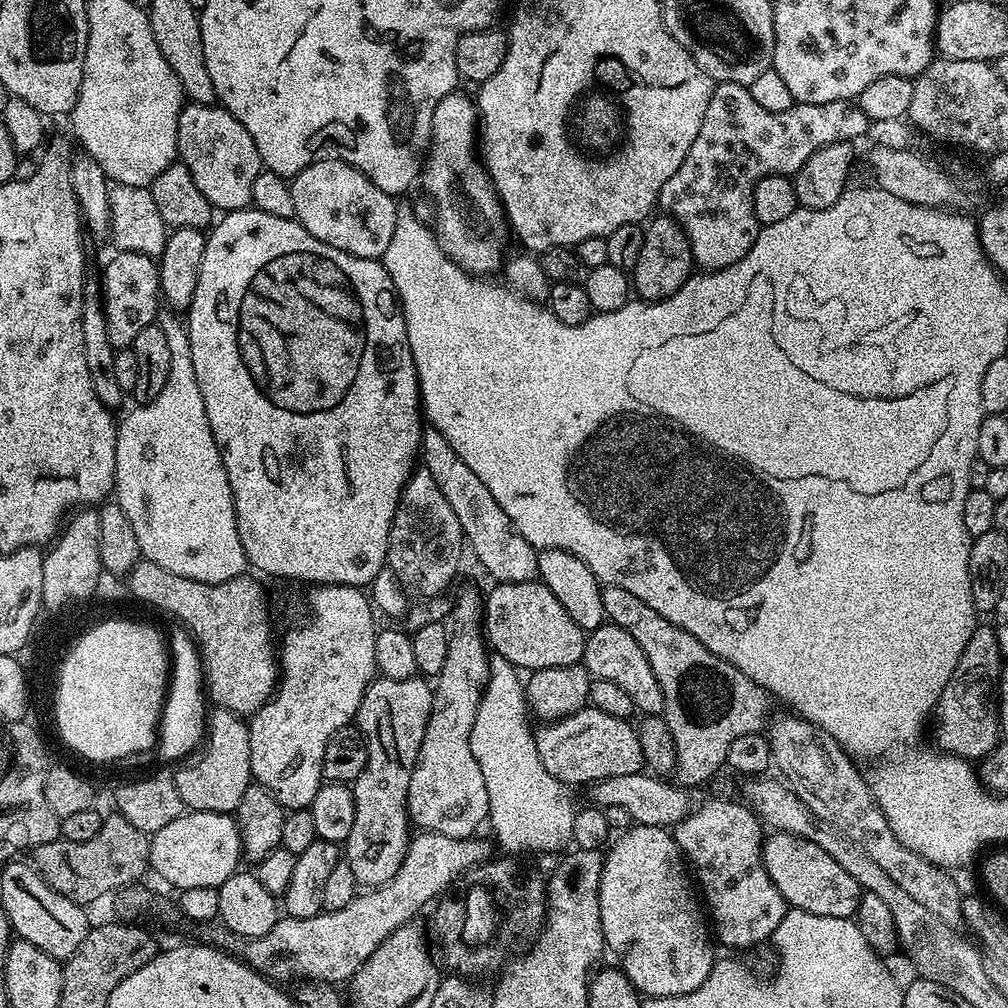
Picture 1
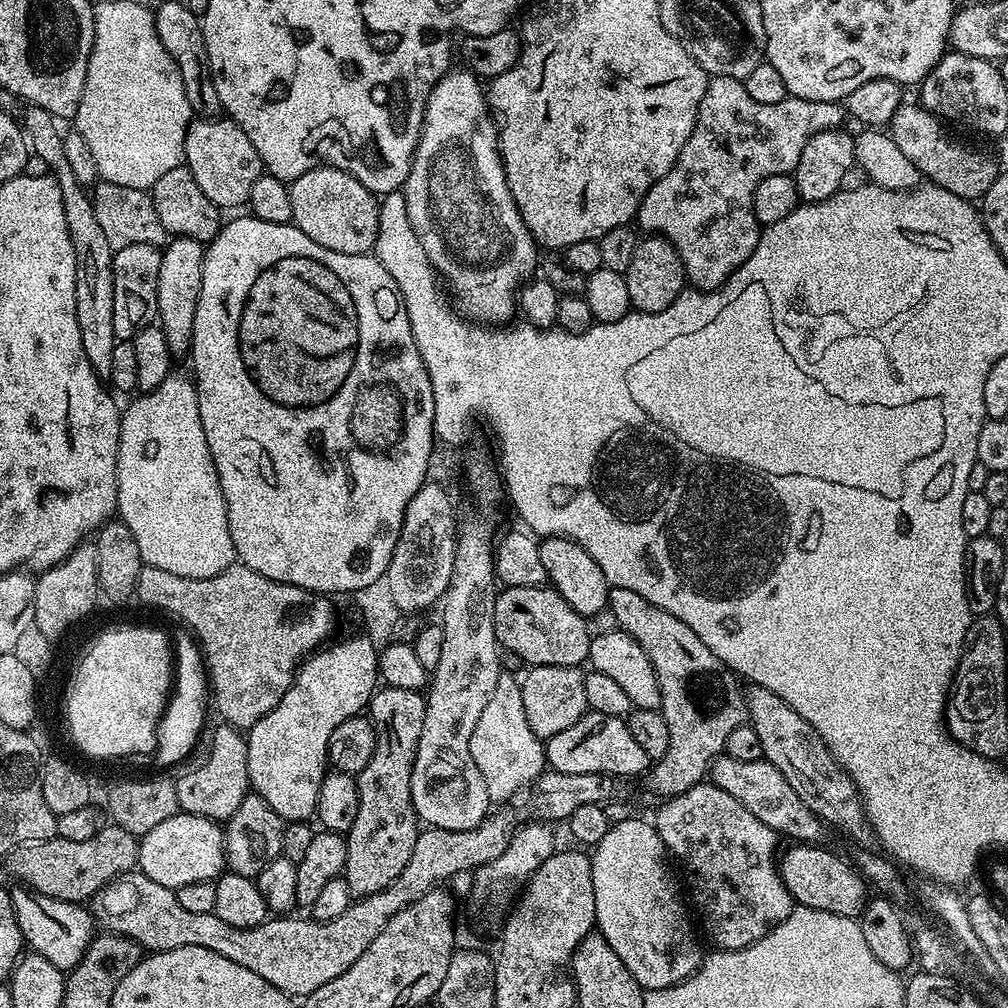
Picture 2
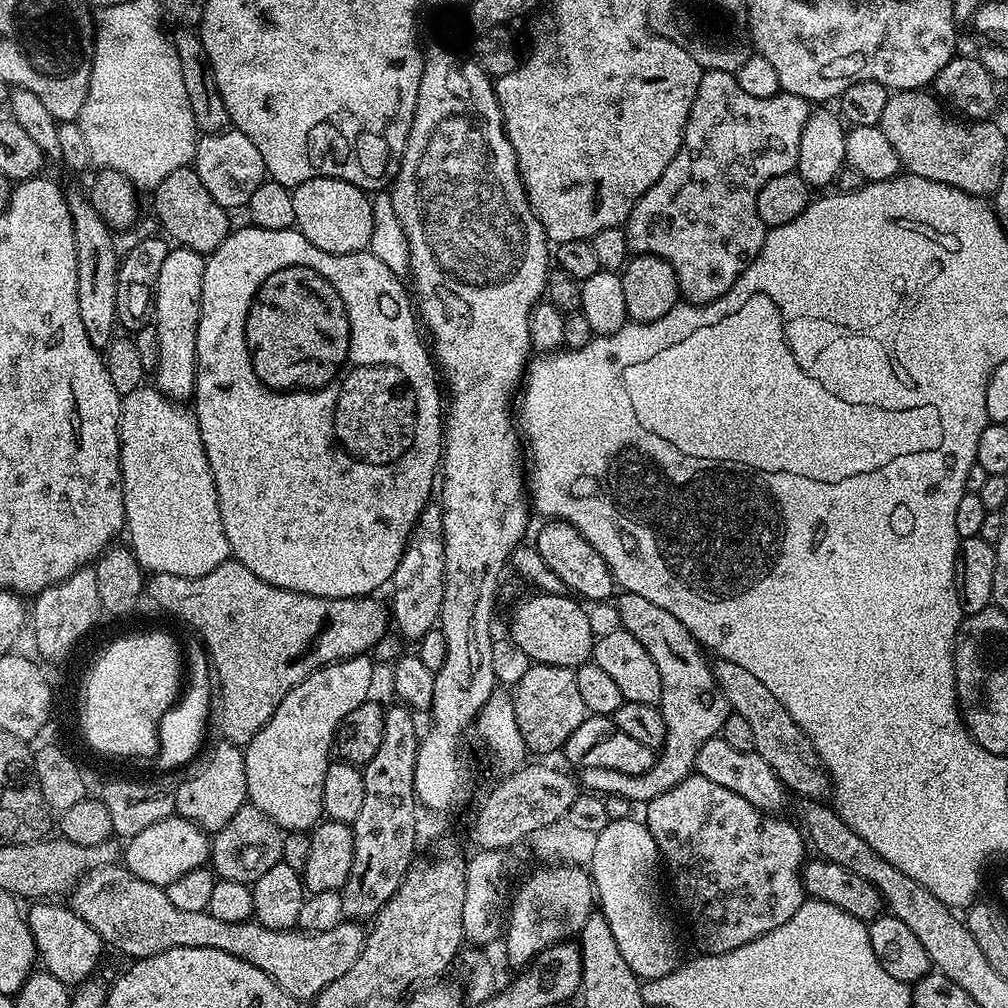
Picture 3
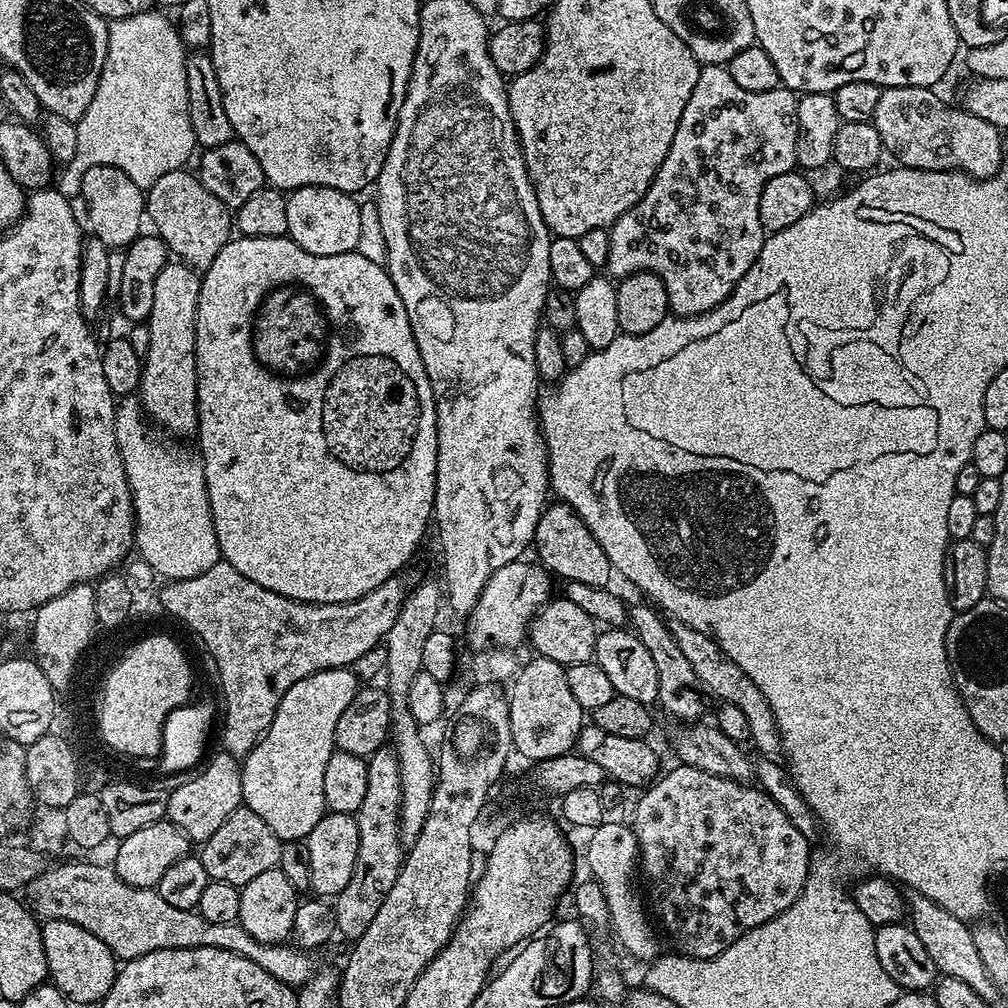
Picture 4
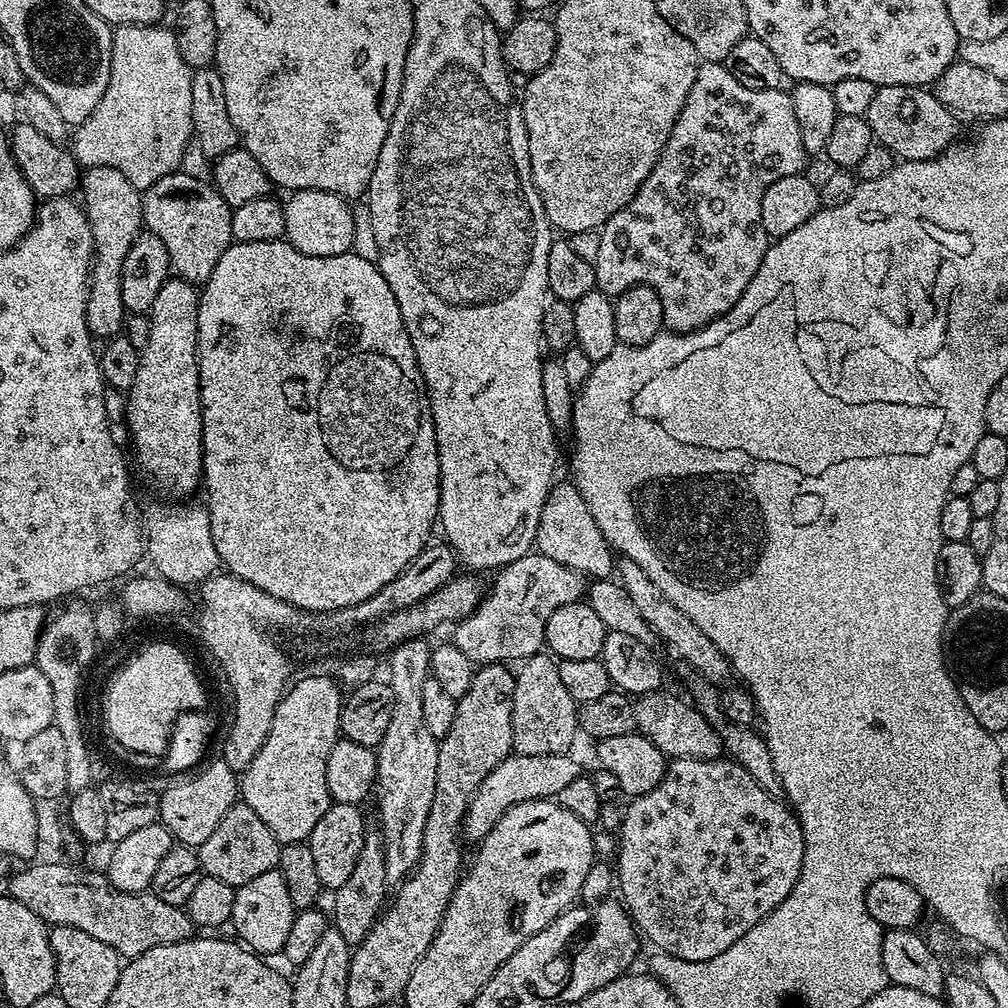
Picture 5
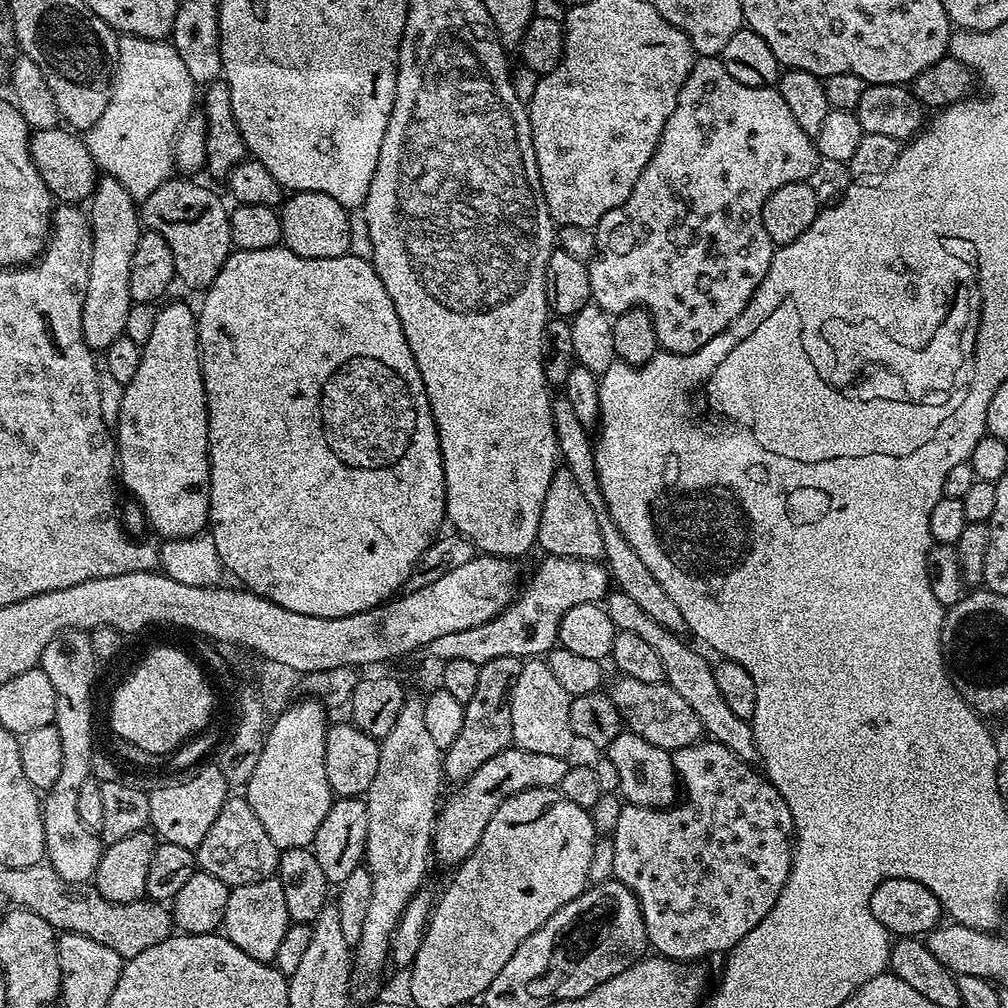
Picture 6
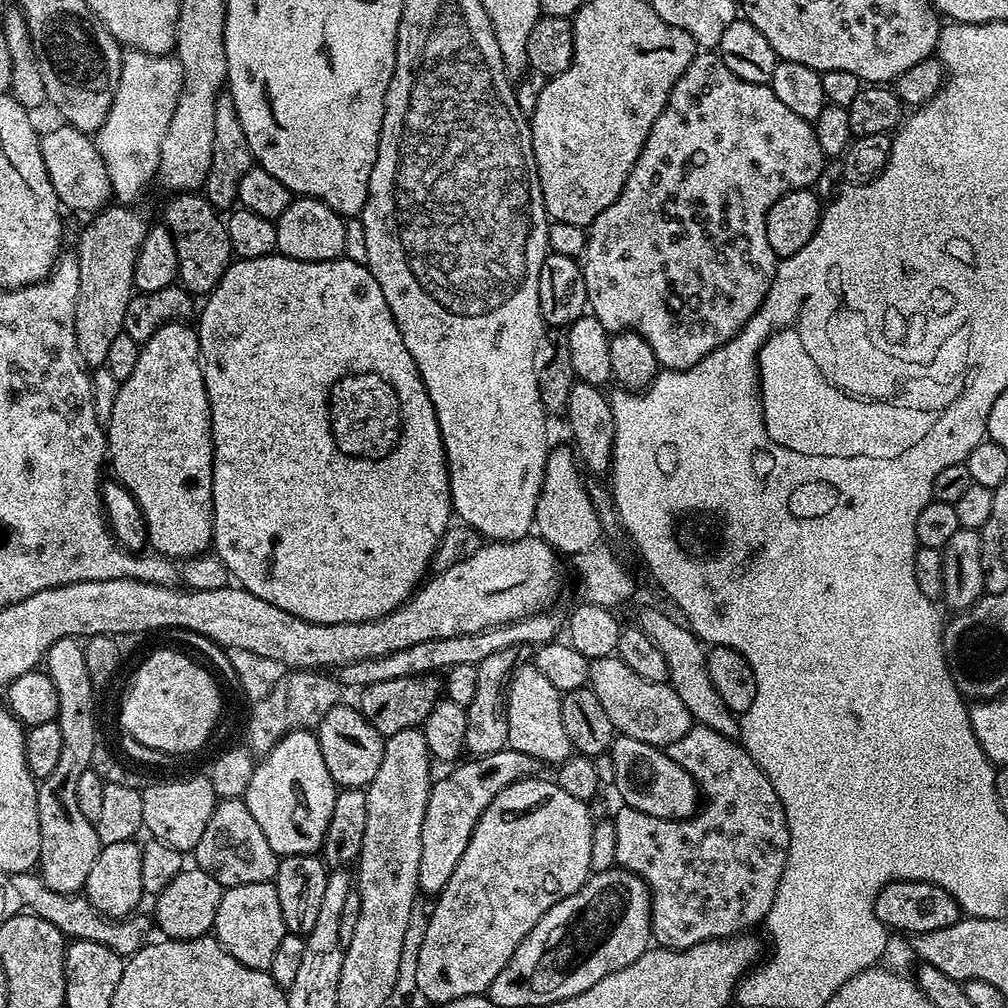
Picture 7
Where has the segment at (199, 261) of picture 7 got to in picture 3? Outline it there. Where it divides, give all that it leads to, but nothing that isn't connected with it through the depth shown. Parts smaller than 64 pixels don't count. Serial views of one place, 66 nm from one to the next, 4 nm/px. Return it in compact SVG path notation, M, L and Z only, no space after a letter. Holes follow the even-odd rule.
M195 167L174 170L154 190L156 196L152 204L156 207L156 216L164 227L163 235L181 248L189 248L201 254L210 254L228 236L229 213L214 198L210 198L210 190L202 186L202 178L198 178Z

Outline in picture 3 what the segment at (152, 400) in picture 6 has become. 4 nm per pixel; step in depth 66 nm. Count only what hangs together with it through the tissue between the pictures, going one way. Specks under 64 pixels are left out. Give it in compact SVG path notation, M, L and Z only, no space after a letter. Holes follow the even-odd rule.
M173 247L158 270L154 327L158 334L158 362L154 387L169 400L184 402L196 391L196 343L202 302L202 278L206 260L189 248Z

